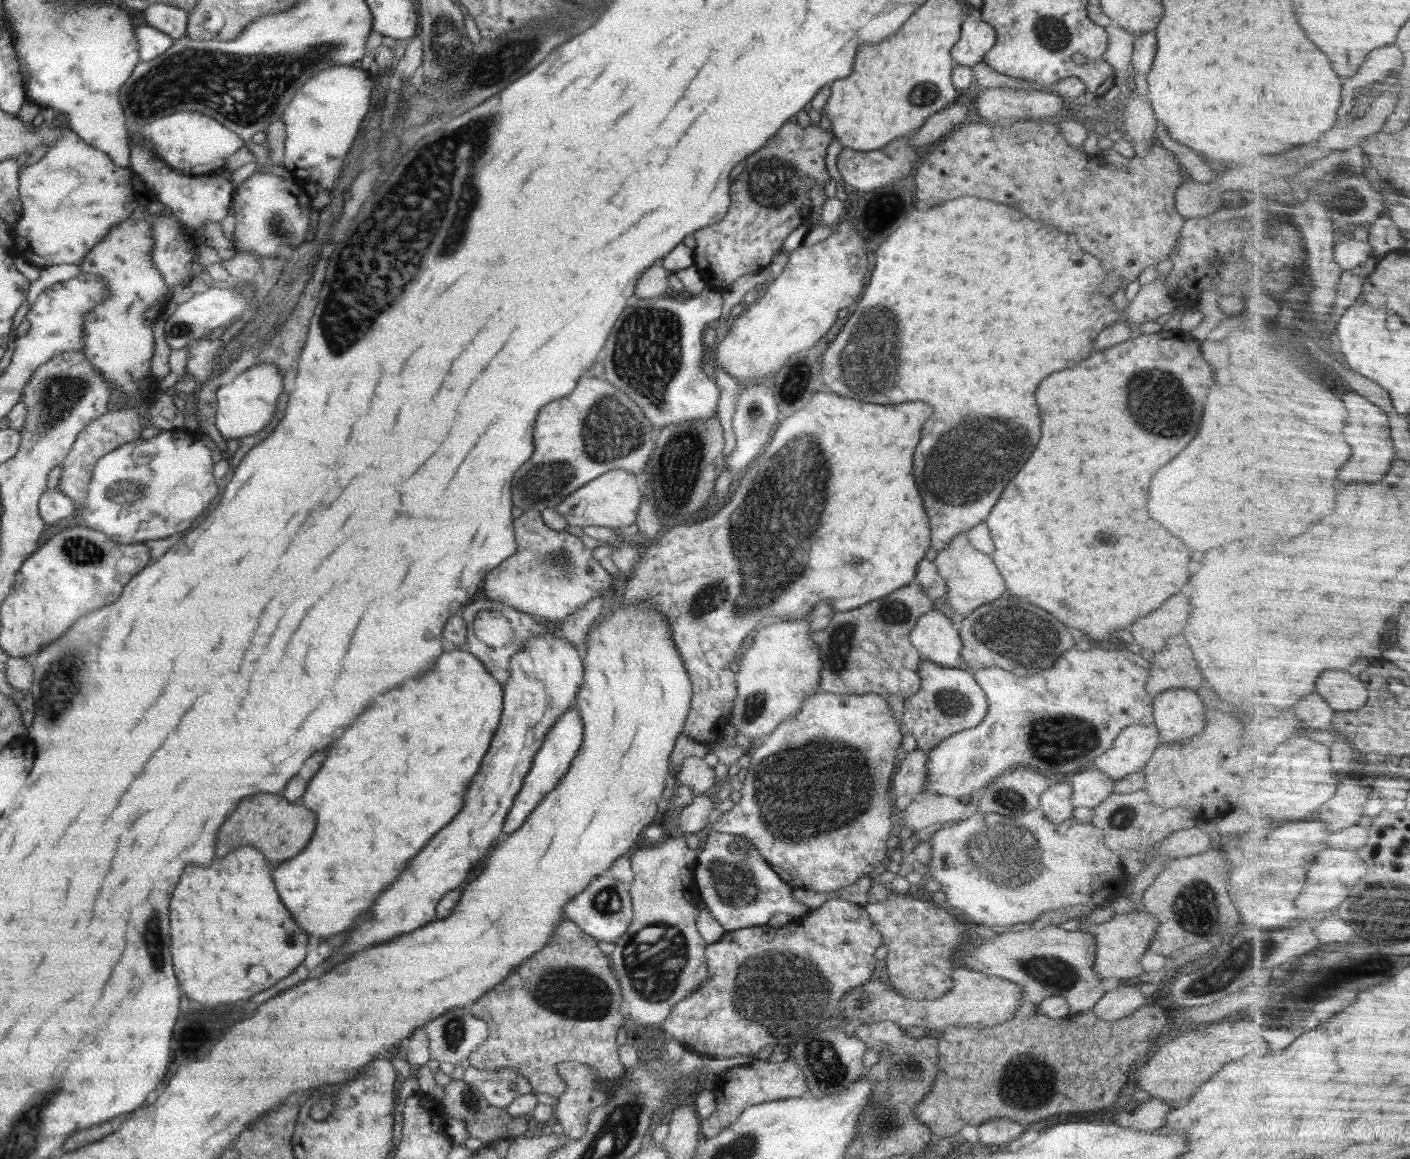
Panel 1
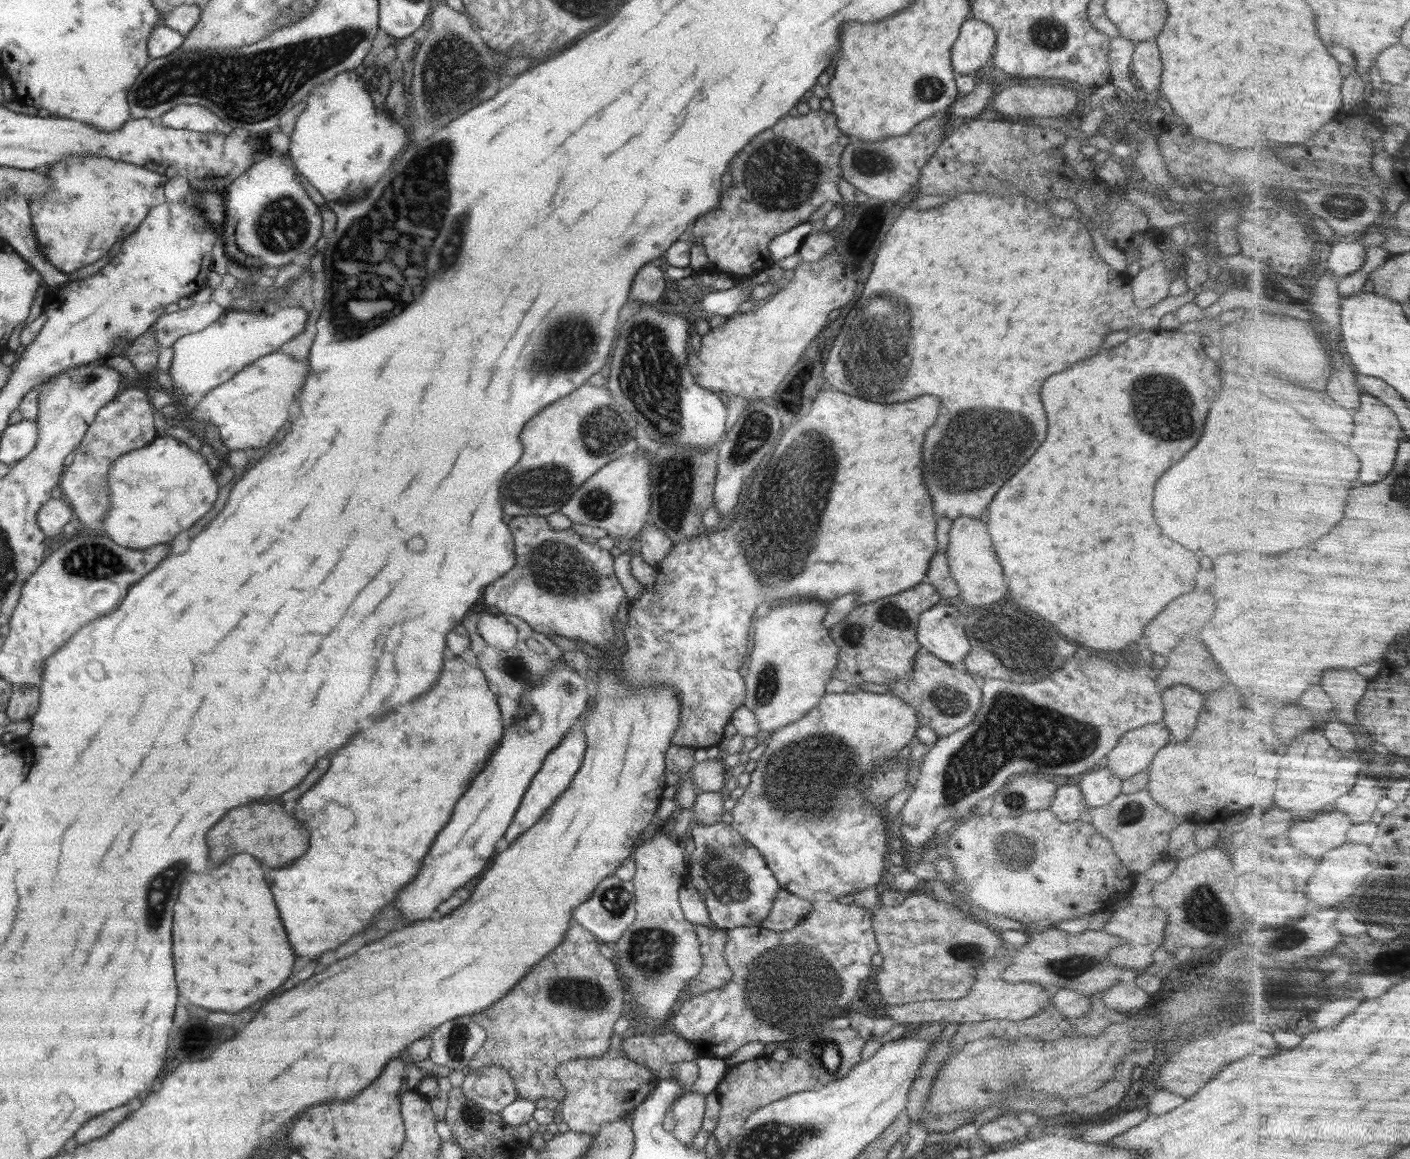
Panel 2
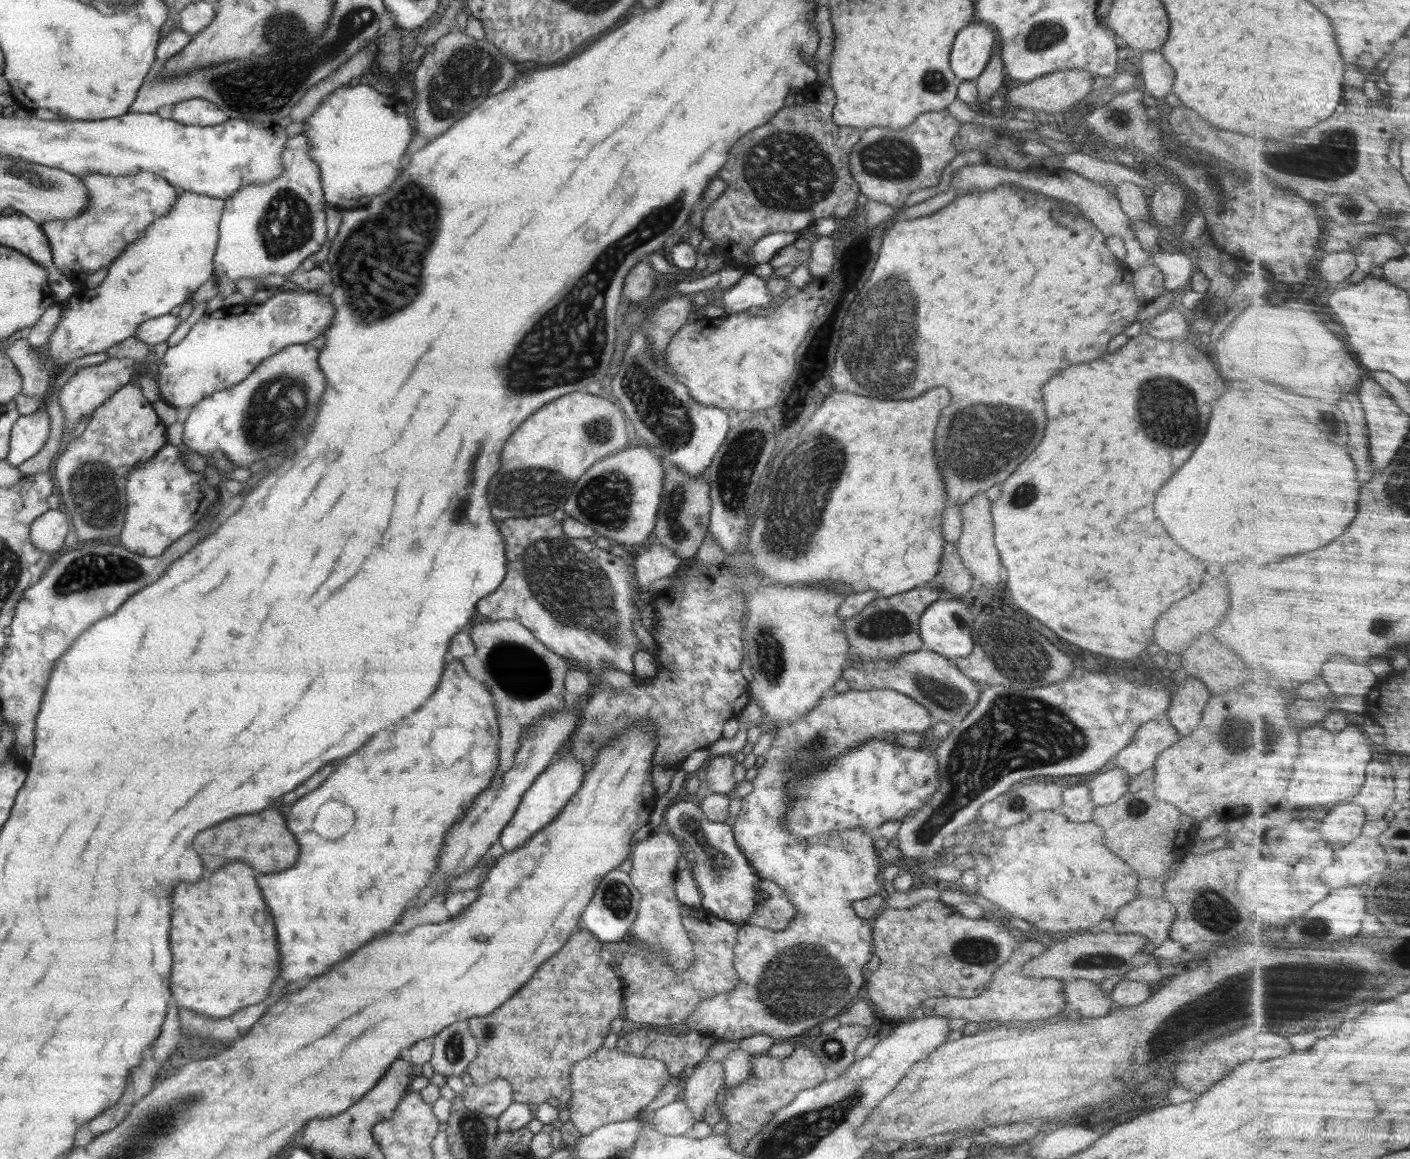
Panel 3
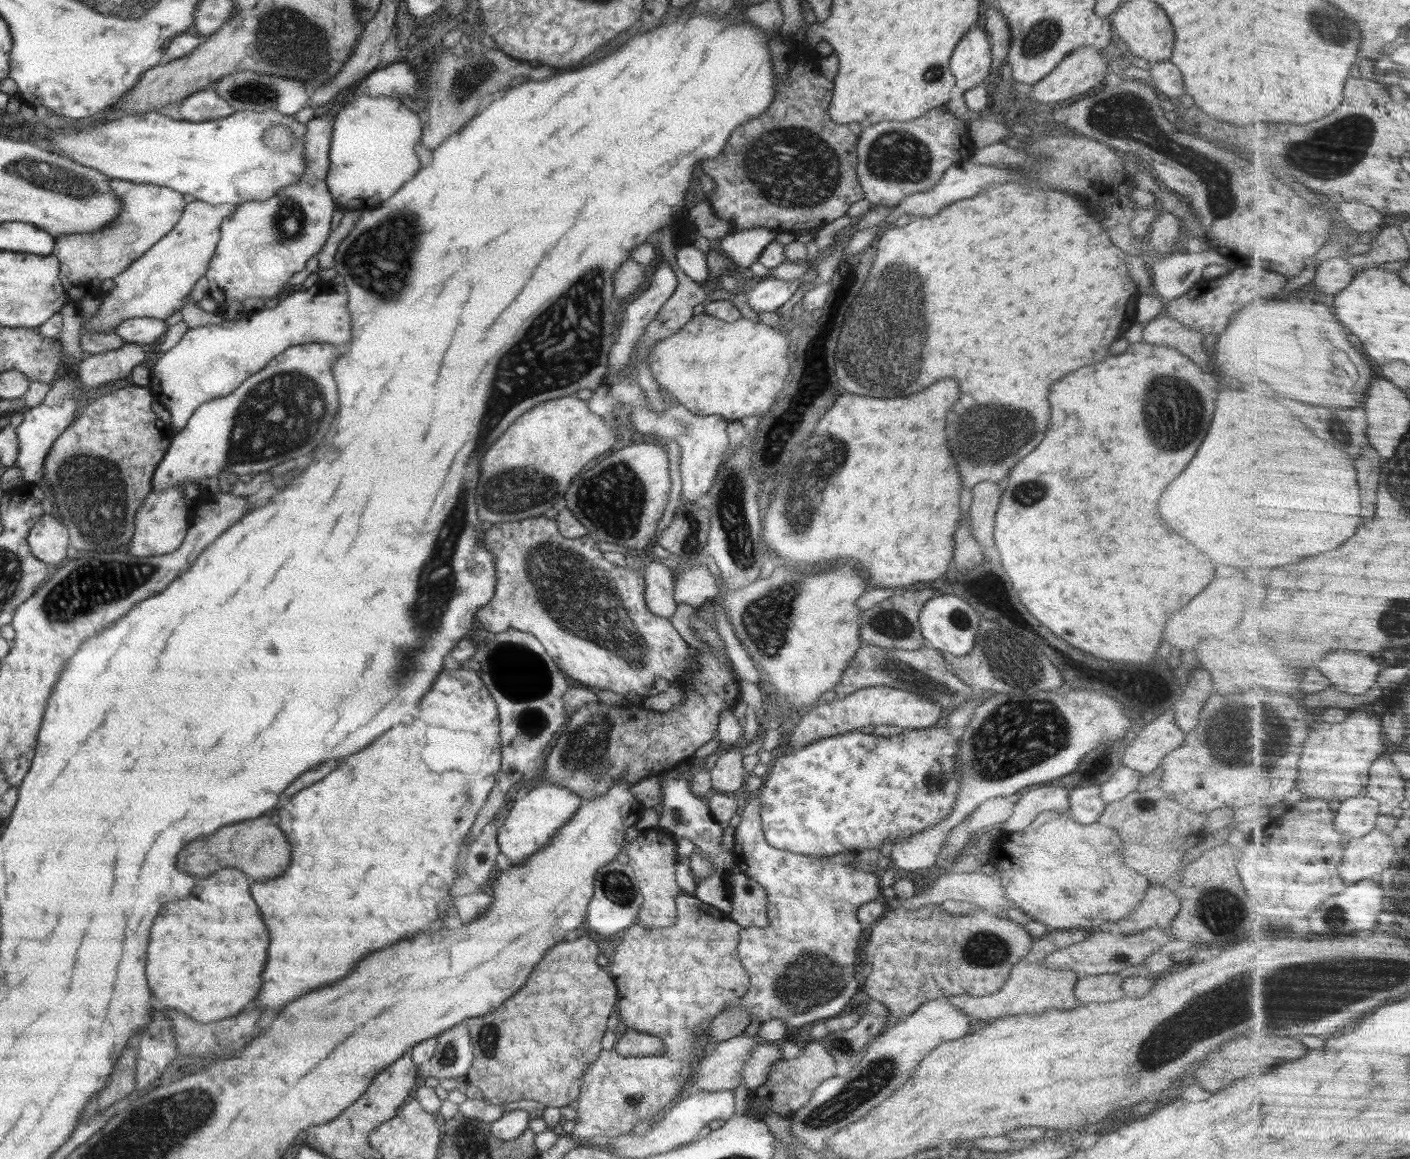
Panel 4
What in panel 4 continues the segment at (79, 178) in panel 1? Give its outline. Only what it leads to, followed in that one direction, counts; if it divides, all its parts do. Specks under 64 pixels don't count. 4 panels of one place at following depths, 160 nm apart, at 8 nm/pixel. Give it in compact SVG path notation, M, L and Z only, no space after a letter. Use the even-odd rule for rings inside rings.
M110 179L119 198L119 215L108 226L96 232L63 234L55 239L51 254L59 260L59 279L71 298L85 292L94 282L114 279L140 258L155 242L178 224L184 211L183 194L167 186Z

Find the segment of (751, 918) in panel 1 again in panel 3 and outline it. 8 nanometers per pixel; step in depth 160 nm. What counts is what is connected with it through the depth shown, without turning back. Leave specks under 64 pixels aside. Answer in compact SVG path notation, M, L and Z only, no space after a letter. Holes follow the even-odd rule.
M680 800L663 814L663 828L674 835L687 849L694 851L695 860L690 868L694 882L702 898L703 910L714 918L726 920L735 925L746 924L750 914L754 914L754 904L758 902L758 882L762 882L750 866L744 853L734 840L734 828L726 823L712 822L706 818L699 805Z

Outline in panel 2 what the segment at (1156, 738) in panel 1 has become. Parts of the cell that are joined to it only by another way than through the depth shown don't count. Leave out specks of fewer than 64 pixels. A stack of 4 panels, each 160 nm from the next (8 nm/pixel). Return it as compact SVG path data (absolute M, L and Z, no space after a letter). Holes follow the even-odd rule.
M1160 721L1129 730L1107 754L1107 766L1126 780L1139 772L1149 770L1154 755L1172 740L1169 730Z

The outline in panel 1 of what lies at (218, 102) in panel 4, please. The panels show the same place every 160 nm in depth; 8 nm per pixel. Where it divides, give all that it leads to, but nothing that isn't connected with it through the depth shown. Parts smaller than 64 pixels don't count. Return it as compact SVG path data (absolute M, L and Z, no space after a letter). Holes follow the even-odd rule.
M192 111L166 115L154 120L152 124L142 125L139 132L156 150L158 158L184 175L206 175L225 168L229 156L244 146L242 138L233 130L228 130L214 118Z

